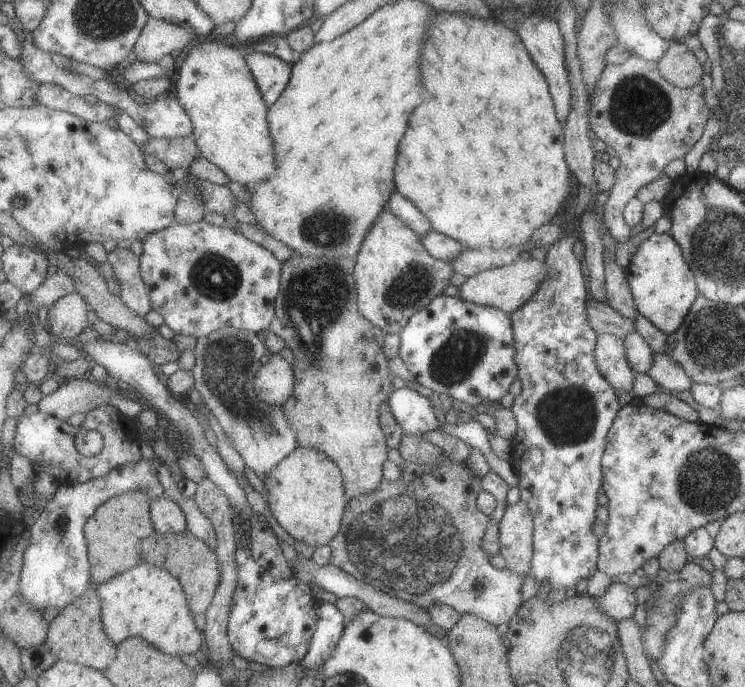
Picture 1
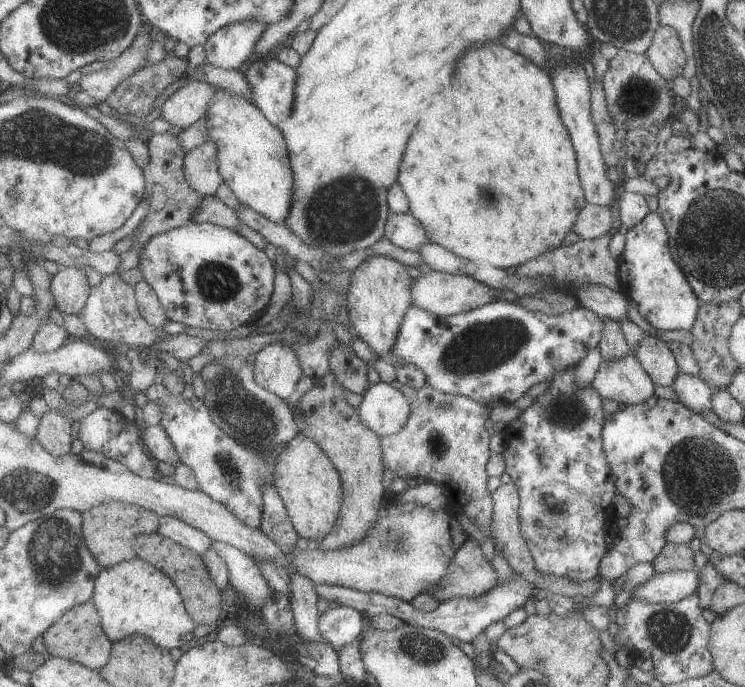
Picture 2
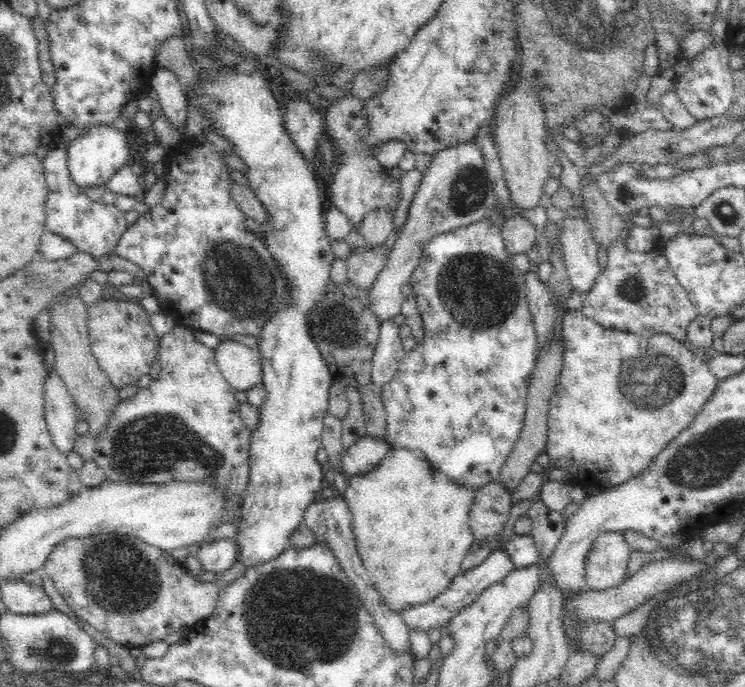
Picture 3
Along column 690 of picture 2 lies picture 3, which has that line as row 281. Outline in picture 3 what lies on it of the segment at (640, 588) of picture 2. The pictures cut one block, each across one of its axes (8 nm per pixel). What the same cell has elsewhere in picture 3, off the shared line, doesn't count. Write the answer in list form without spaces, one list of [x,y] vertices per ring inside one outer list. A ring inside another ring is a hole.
[[[565,217],[560,221],[559,240],[568,276],[573,288],[586,293],[601,273],[596,257],[600,248],[593,239],[586,218]]]

